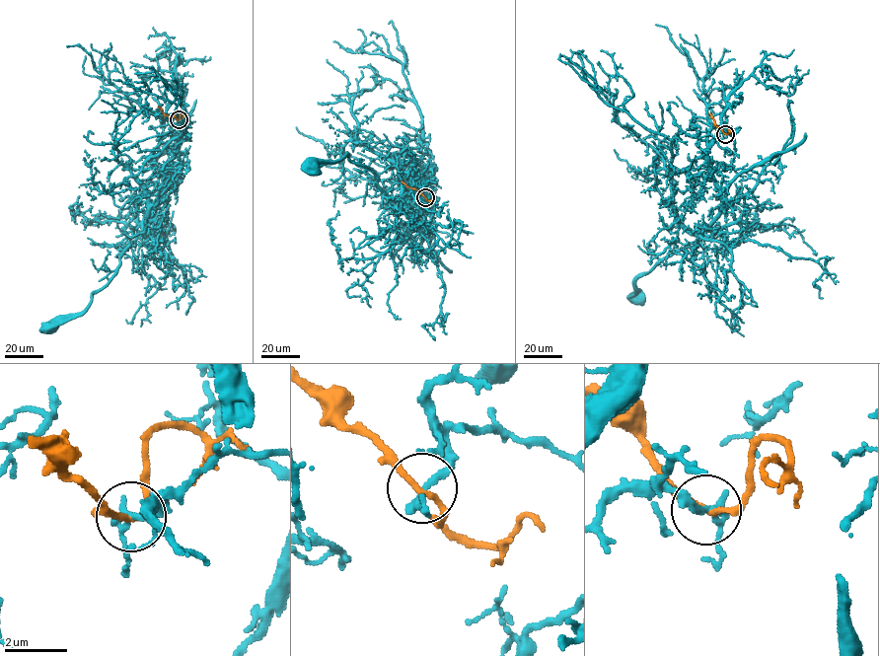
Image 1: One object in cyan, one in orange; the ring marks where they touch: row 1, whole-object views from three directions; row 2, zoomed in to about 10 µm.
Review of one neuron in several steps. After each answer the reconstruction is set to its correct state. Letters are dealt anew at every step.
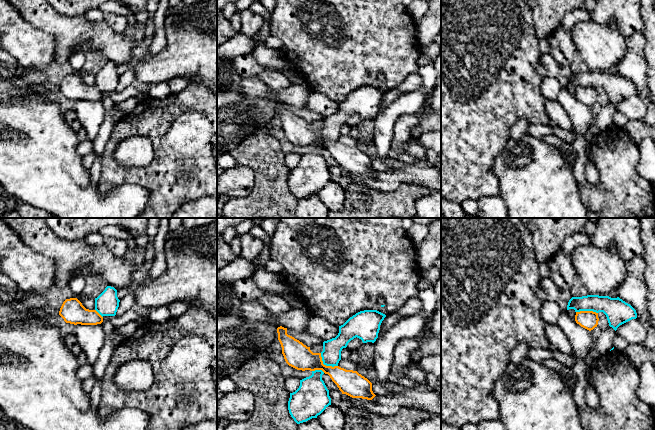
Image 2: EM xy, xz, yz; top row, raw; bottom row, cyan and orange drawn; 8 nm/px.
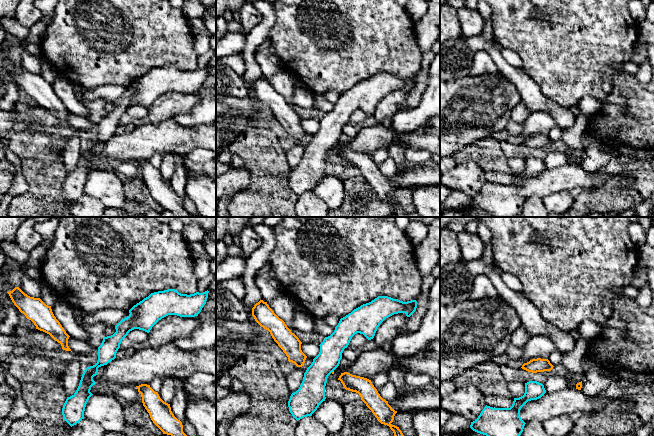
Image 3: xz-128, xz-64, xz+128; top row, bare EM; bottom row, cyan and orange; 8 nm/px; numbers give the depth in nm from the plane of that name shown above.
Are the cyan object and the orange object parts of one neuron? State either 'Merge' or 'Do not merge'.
Do not merge

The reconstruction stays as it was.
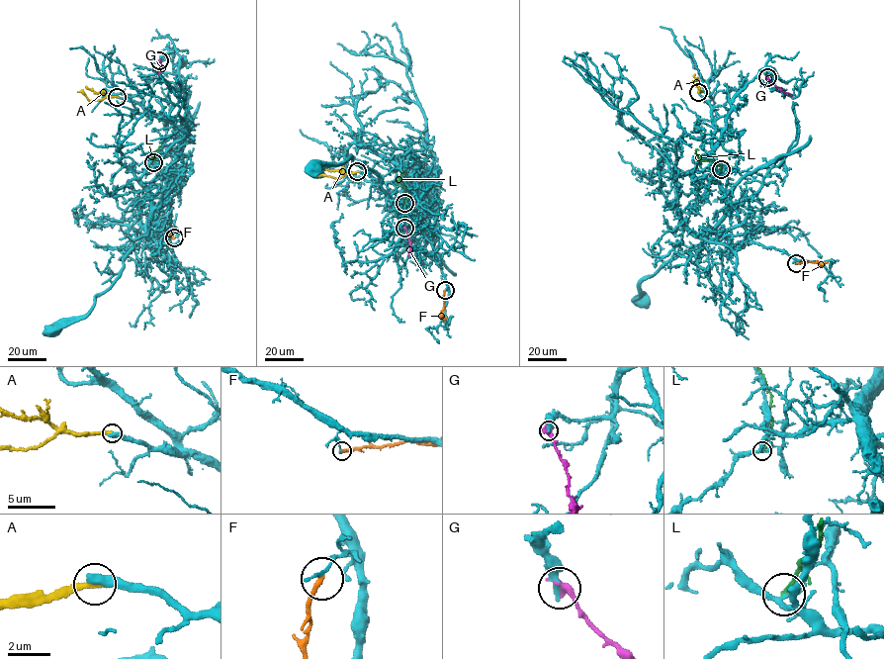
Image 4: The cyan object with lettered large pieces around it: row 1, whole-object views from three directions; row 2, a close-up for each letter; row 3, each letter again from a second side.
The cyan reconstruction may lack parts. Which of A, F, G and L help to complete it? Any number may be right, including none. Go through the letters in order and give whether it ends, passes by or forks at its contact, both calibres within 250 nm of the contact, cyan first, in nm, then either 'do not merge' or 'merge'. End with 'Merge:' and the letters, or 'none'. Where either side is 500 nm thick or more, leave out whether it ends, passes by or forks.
A: it ends; calibres 480 and 360 nm; merge
F: it ends; calibres 160 and 240 nm; do not merge
G: it ends; calibres 360 and 460 nm; do not merge
L: it ends; calibres 240 and 200 nm; do not merge
Merge: A

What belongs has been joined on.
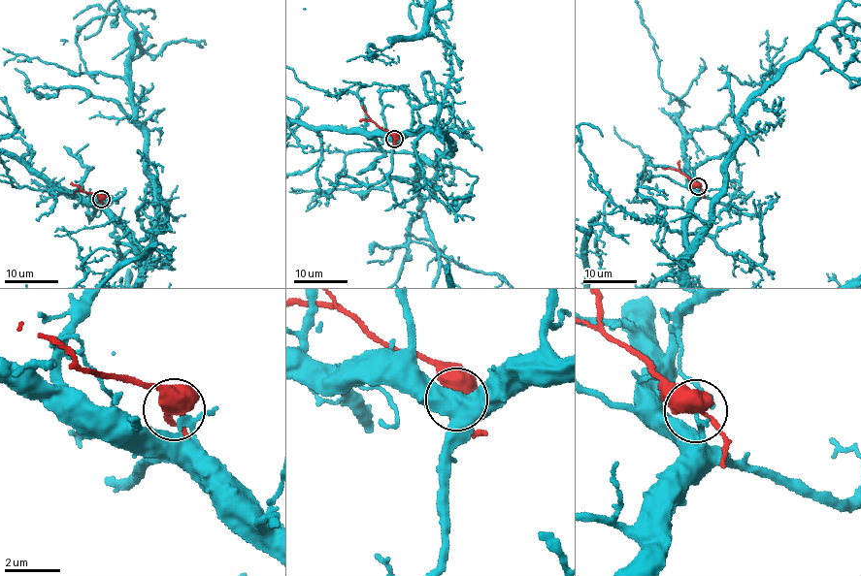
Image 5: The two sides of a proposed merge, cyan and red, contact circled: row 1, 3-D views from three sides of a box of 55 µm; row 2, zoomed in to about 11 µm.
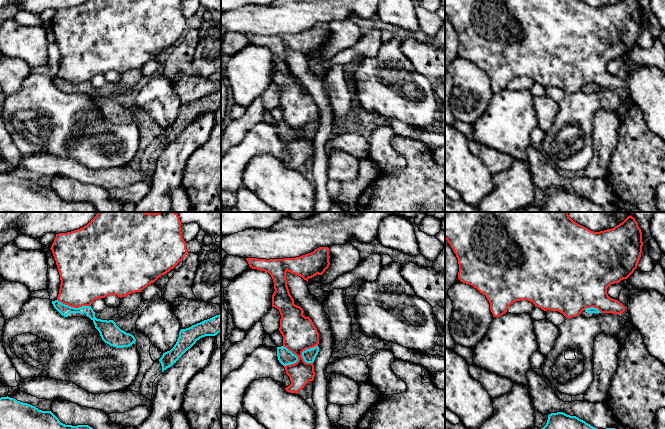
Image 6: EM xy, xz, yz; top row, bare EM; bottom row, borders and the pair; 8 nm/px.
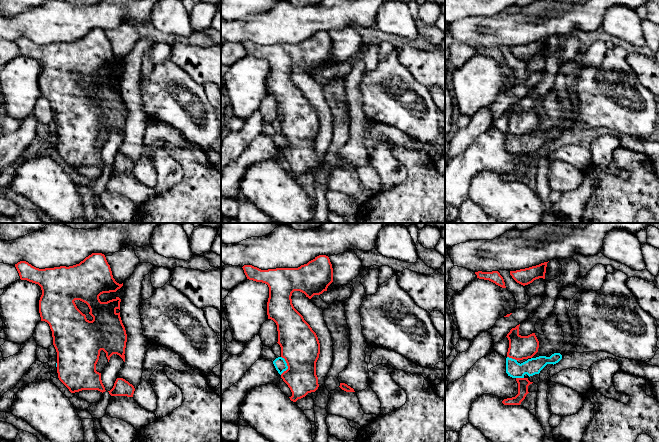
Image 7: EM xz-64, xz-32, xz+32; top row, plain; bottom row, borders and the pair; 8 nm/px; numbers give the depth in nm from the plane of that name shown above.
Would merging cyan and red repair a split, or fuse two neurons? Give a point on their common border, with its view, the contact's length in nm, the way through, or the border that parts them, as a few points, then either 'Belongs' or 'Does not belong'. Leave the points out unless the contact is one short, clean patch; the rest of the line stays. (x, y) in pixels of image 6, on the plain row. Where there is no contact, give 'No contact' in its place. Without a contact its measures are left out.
Touches cyan at xy (73, 83). Shared border 280 nm. Boundary: xy (57, 75), (74, 83), (89, 82). Does not belong

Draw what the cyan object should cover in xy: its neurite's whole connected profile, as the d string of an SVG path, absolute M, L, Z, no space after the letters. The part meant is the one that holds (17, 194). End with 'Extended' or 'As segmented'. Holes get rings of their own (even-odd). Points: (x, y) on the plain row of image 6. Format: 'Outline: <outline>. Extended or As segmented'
Outline: M10 173L0 174L0 212L97 212L88 201L65 201L51 187L42 187Z. As segmented

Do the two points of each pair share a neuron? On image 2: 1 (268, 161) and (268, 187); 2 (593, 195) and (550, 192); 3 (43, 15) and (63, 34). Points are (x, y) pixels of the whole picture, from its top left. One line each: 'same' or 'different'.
1: same
2: different
3: same

